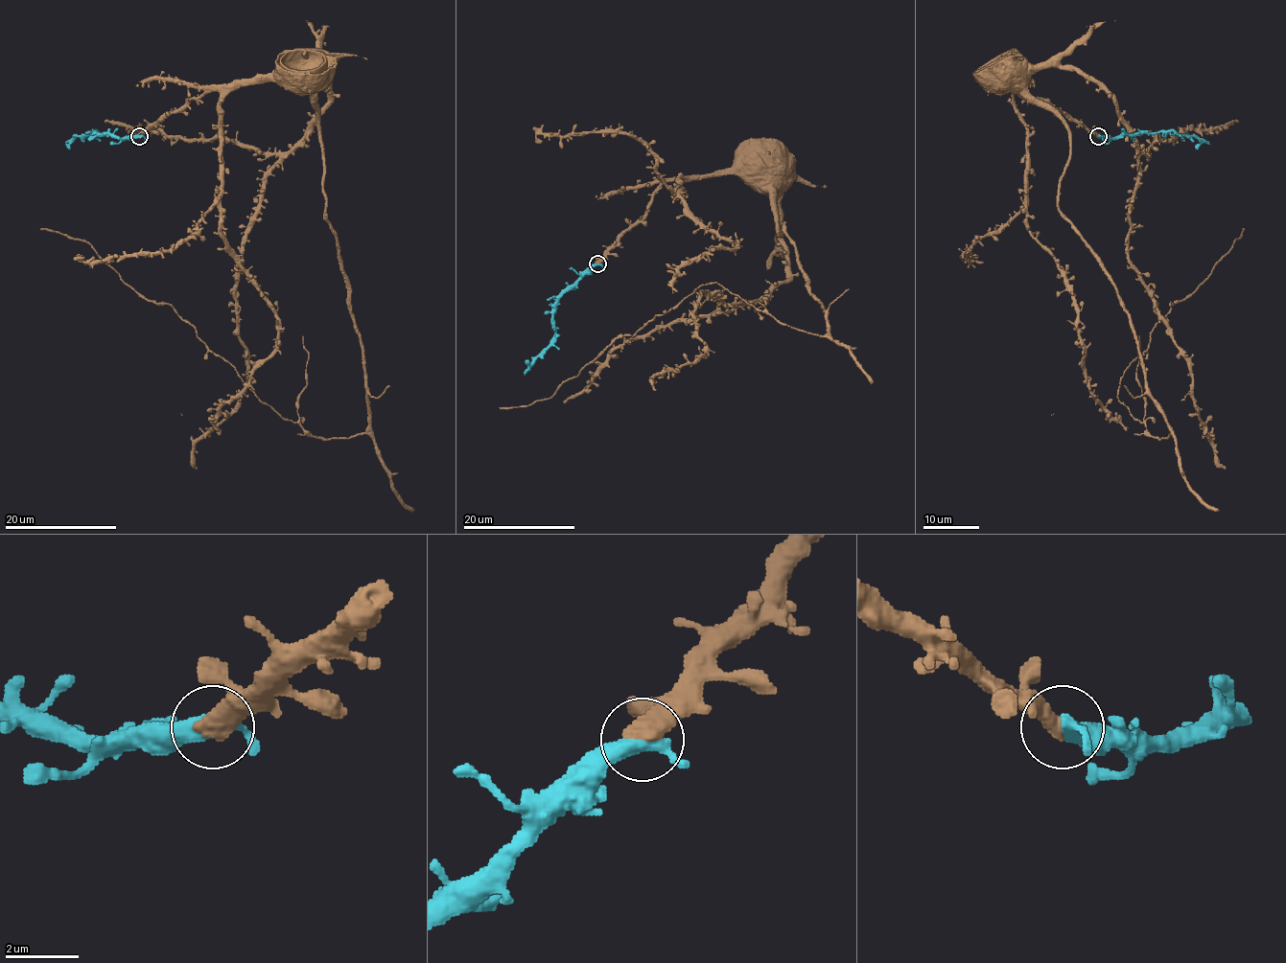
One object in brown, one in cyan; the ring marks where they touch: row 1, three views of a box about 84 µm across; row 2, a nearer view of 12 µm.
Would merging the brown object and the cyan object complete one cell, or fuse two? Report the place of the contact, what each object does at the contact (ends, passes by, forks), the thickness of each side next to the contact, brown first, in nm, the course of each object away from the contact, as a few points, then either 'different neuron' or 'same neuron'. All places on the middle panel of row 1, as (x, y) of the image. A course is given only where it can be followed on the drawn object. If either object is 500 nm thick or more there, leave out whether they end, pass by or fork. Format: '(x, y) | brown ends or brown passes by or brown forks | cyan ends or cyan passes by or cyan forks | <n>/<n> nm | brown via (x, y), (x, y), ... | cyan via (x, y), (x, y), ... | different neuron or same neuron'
(597, 263) | 600/400 nm | brown via (597, 263), (667, 181), (737, 174), (771, 199), (828, 332), (710, 282), (549, 398), (499, 408) | cyan via (597, 263), (559, 300), (553, 315), (554, 339), (524, 375) | same neuron

